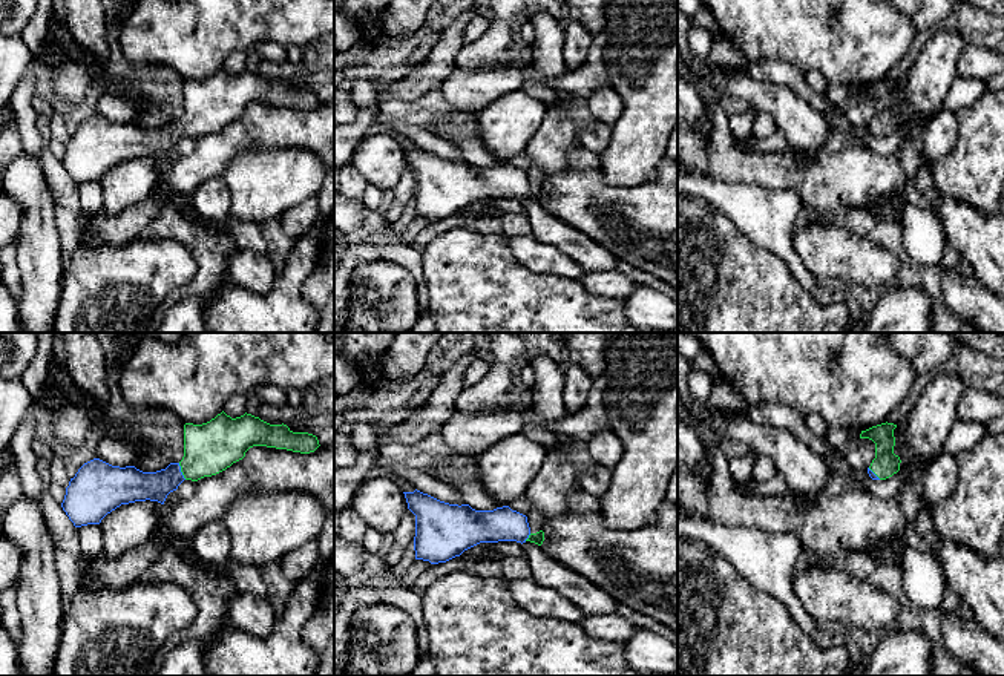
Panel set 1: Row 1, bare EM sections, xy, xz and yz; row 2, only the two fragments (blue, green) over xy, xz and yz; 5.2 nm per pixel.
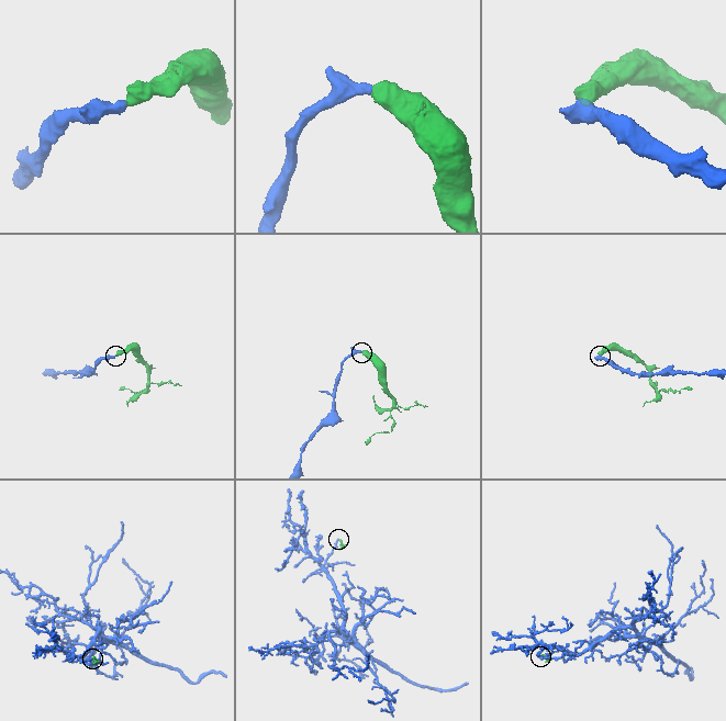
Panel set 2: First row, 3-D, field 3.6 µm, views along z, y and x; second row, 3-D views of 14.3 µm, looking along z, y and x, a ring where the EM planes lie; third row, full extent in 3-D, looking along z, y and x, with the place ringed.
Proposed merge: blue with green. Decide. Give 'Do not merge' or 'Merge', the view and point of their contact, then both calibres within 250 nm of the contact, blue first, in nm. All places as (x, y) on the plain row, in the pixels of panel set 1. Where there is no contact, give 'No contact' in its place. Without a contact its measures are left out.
Merge. Touches blue at xy (180, 127). Thickness 160 nm (blue) against 280 nm

